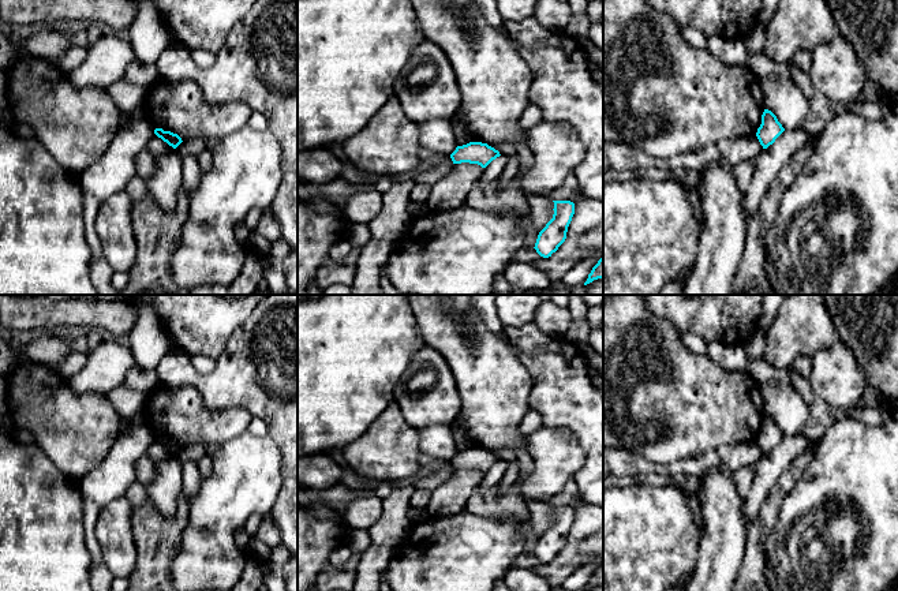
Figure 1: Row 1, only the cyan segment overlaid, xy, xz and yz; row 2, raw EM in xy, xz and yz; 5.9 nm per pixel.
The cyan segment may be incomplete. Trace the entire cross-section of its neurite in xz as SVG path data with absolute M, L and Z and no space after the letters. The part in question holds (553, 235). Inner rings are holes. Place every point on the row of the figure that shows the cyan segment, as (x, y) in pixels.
M553 201L554 214L546 227L539 232L535 250L543 257L549 258L565 242L568 227L575 214L575 203L570 201Z

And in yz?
M764 109L762 115L762 124L756 132L763 149L767 149L770 145L772 145L783 131L785 128L778 121L777 116L771 111Z

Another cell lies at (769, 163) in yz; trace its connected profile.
M785 130L772 145L763 149L753 158L755 172L744 199L747 224L756 213L770 184L778 177L796 152L811 142L812 136L815 135L807 130Z

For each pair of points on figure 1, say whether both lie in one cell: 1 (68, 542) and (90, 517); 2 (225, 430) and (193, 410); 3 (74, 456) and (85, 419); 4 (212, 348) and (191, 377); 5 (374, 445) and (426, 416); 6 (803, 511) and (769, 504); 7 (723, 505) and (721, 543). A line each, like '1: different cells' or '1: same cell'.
1: different cells
2: same cell
3: same cell
4: different cells
5: different cells
6: different cells
7: same cell

